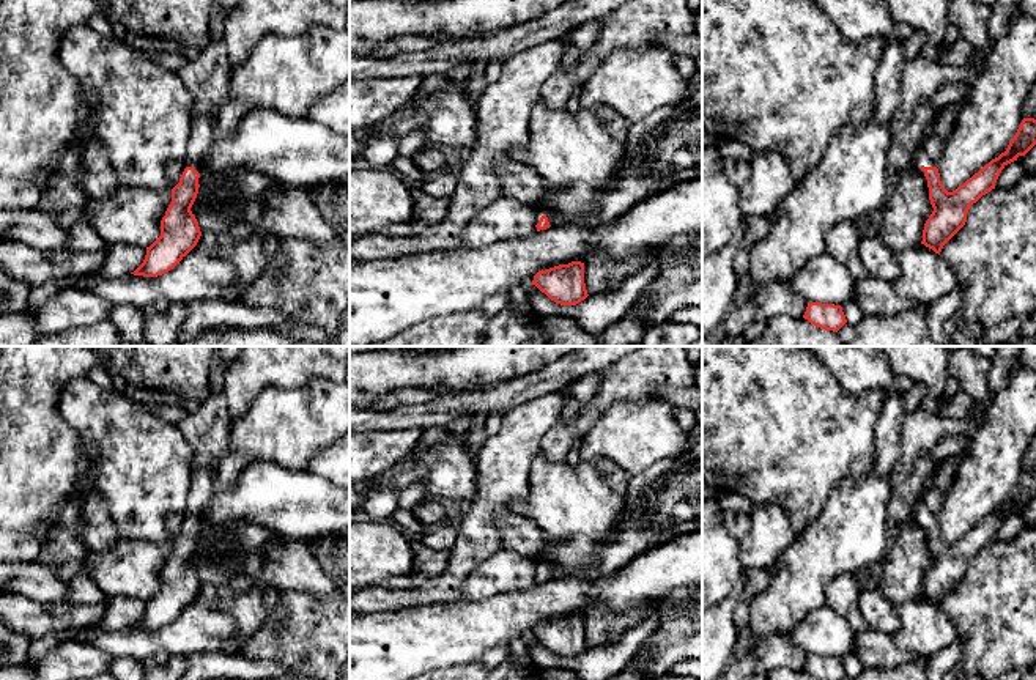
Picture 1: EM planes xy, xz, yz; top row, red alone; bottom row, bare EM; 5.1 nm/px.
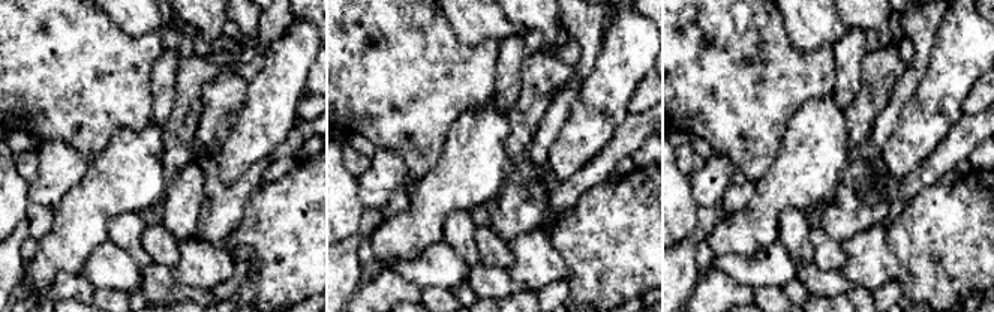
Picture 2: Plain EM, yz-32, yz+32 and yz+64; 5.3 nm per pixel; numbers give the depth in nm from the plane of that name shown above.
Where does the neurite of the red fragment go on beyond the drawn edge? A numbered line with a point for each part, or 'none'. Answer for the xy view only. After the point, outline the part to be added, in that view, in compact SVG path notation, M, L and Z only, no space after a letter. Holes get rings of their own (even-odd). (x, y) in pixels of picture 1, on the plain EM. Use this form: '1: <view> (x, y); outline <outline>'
1: xy (202, 482); outline M192 469L186 519L194 519L198 526L202 526L202 510L211 499L216 488L214 469Z

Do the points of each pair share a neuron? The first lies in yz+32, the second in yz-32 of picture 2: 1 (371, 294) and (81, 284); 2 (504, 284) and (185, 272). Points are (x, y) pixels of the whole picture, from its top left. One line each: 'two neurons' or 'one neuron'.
1: one neuron
2: two neurons

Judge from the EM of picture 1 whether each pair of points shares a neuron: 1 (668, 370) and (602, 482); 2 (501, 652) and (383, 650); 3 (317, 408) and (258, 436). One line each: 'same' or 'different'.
1: different
2: different
3: same

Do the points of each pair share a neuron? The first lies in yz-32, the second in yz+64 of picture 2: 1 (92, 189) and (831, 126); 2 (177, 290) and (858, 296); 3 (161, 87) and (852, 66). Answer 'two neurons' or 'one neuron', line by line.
1: one neuron
2: two neurons
3: one neuron

